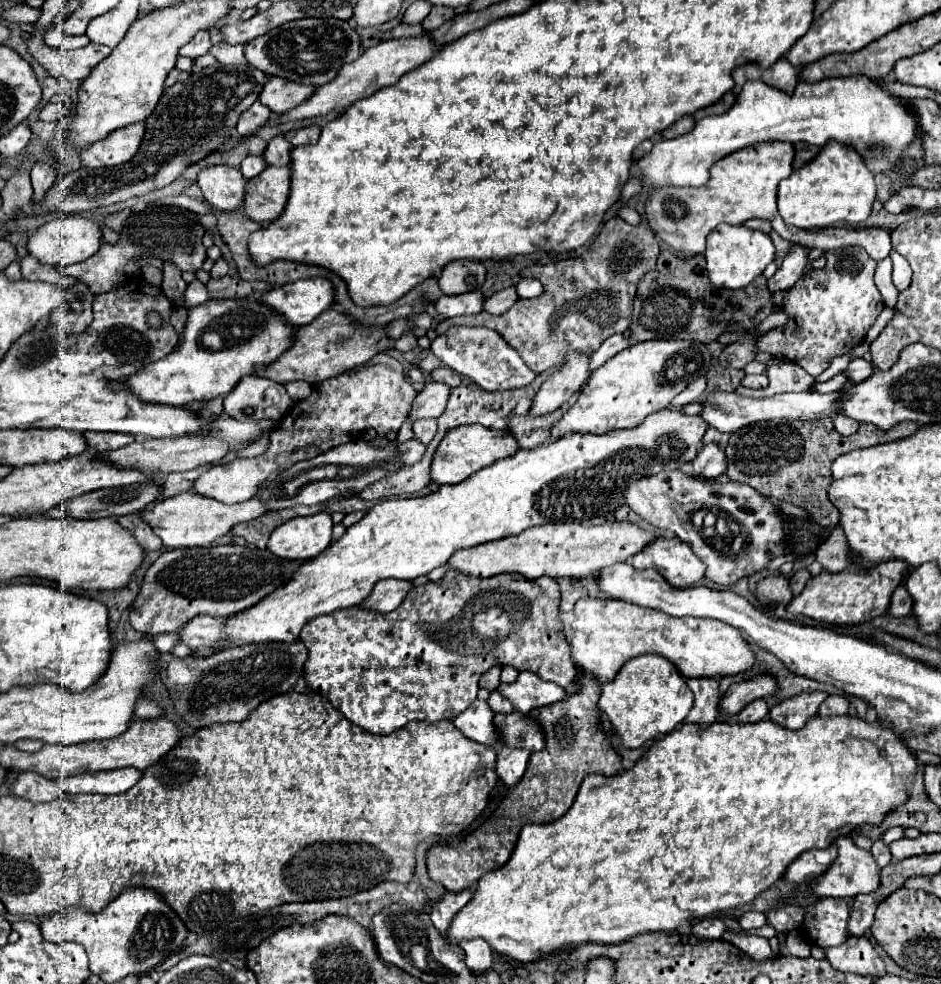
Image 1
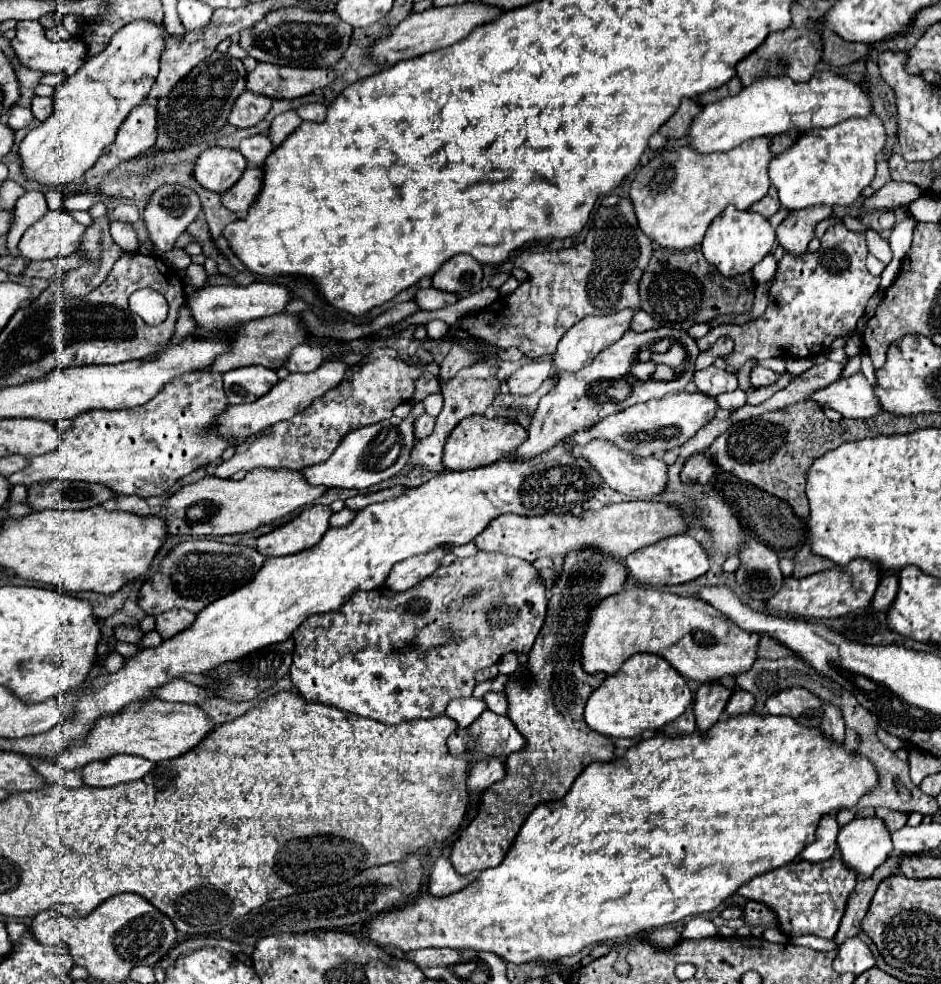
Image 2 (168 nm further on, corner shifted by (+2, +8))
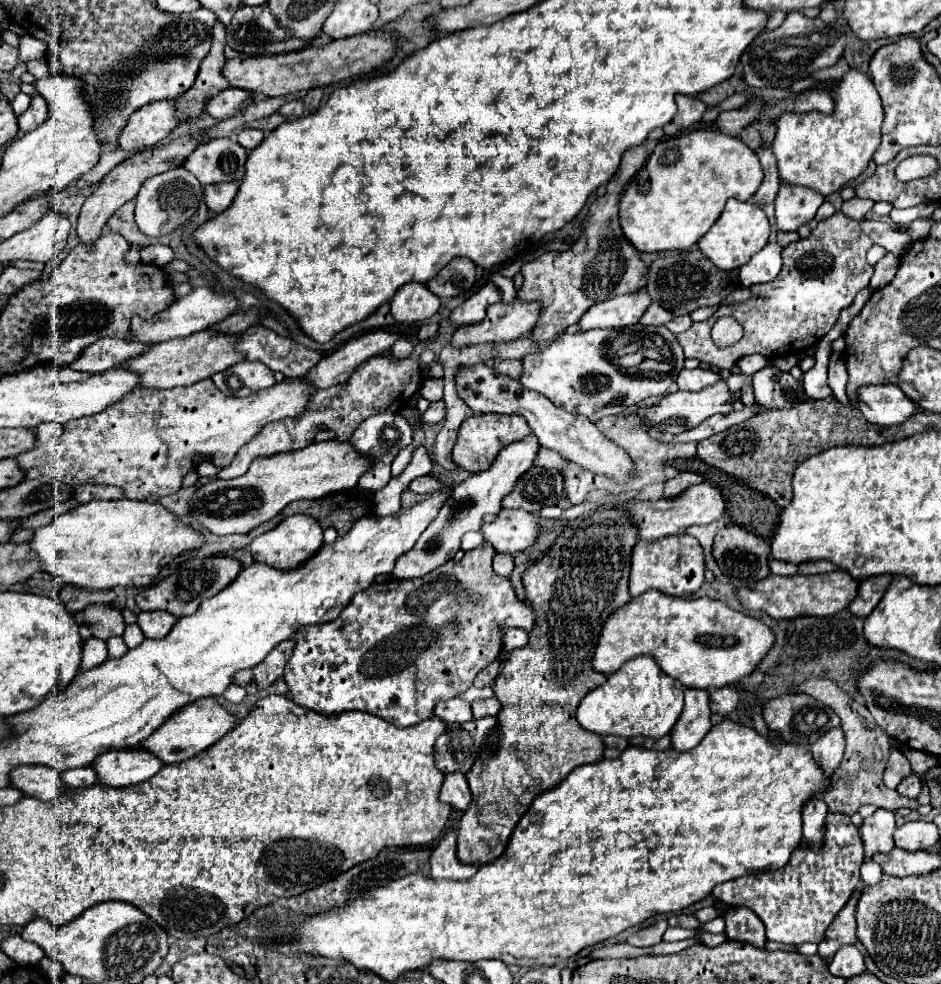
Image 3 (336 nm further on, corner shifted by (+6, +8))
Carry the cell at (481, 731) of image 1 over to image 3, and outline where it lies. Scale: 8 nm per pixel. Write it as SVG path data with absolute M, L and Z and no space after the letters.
M450 698L444 702L438 702L434 708L434 714L438 718L442 718L444 722L456 722L456 724L464 724L468 720L472 720L472 708L466 700L462 698Z

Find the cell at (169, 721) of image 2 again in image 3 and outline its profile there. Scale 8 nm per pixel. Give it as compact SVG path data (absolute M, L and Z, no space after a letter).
M200 698L200 700L194 700L192 704L186 704L184 708L176 710L158 730L154 730L146 740L142 740L142 750L150 752L154 756L160 756L160 760L164 764L176 764L176 762L196 756L198 752L202 752L208 746L212 746L214 742L218 742L228 730L232 730L234 724L236 724L236 718L232 714L228 714L216 702L216 698Z

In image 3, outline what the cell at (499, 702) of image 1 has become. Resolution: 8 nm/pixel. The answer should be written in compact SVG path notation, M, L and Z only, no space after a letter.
M486 698L486 700L472 702L474 716L498 716L500 710L502 710L502 704L498 702L498 698Z

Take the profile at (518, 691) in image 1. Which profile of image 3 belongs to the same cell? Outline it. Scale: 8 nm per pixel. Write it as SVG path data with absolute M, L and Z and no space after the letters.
M509 628L504 630L504 633L502 644L507 652L522 648L528 643L528 634L520 628Z

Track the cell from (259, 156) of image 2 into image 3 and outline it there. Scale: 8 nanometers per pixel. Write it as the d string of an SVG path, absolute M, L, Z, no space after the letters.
M246 128L238 134L238 144L244 146L246 150L254 150L260 142L264 140L264 132L262 130L254 130L254 128Z

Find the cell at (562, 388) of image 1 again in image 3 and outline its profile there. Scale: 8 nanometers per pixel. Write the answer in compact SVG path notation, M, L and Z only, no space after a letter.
M644 290L628 296L616 296L592 306L588 312L584 312L584 316L576 326L578 326L578 332L588 332L594 328L622 330L638 324L640 316L646 312L648 306L650 306L650 300Z

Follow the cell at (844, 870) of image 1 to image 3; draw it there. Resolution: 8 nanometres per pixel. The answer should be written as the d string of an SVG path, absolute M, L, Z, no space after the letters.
M876 810L872 816L864 818L860 826L864 858L870 860L874 854L888 854L894 848L894 840L892 840L894 830L896 830L894 812Z

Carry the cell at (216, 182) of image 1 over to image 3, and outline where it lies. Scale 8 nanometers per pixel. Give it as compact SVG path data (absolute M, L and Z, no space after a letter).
M210 140L200 144L186 160L184 168L198 178L202 186L242 180L246 172L246 150L230 140Z

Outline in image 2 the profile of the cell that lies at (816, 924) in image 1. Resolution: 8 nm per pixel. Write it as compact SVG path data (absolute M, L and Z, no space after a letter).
M836 850L834 856L824 862L794 860L778 870L760 874L760 876L752 878L748 884L744 884L738 890L738 894L746 900L766 904L776 914L782 932L790 938L814 934L814 936L832 940L834 934L838 932L840 920L844 916L846 900L856 886L856 878L858 876L854 872L848 872L848 868L844 868L840 850Z

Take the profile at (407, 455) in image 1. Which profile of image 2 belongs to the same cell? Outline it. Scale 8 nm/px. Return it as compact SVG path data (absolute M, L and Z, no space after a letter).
M422 414L422 416L414 422L414 434L416 434L418 438L426 438L426 436L432 434L434 424L436 424L436 418L434 418L434 416Z

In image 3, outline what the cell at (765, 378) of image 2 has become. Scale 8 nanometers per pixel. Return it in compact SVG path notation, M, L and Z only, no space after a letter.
M766 366L752 376L756 402L766 408L792 408L800 400L806 400L804 388L788 372L776 366Z

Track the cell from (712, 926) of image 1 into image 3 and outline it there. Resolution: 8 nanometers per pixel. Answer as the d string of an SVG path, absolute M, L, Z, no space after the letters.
M668 928L664 932L664 942L678 942L678 940L688 940L694 938L696 930L686 930L686 928Z

